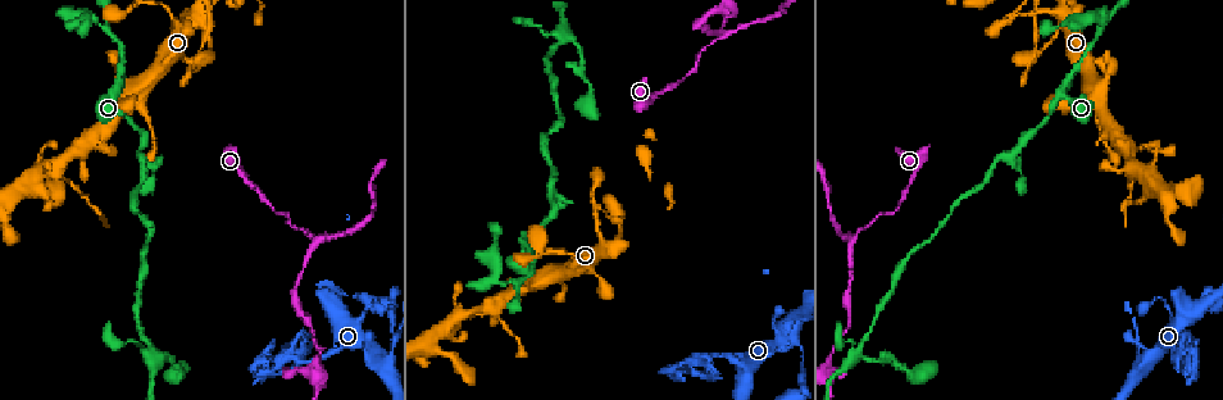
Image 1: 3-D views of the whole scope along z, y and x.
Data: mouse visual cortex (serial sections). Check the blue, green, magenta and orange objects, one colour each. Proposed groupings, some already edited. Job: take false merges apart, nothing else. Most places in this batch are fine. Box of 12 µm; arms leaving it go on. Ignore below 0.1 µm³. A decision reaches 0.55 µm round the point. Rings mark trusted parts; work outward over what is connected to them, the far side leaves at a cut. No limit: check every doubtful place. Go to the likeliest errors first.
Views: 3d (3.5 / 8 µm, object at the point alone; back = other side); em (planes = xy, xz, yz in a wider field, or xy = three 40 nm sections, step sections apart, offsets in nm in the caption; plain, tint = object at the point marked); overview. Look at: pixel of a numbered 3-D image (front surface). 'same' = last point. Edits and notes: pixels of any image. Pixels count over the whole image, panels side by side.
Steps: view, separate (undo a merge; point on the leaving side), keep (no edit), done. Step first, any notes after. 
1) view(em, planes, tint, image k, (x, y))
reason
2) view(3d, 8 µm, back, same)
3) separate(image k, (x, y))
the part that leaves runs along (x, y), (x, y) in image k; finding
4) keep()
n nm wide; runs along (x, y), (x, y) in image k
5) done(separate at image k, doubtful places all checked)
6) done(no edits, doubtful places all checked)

view(3d, 3.5 µm, image 1, (280, 358))
sharp bend

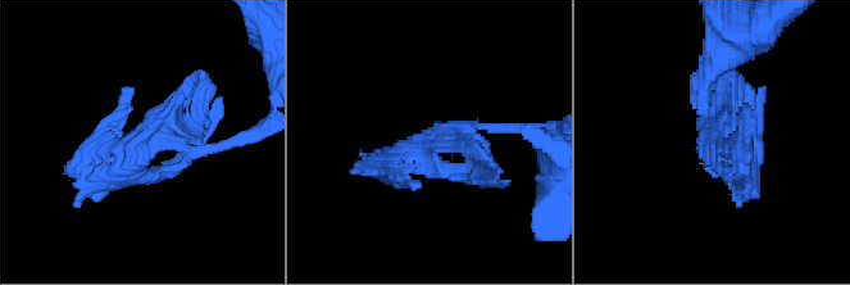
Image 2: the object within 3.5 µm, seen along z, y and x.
view(em, xy, step 1, tint, image 2, (434, 135))
shape alone is not enough

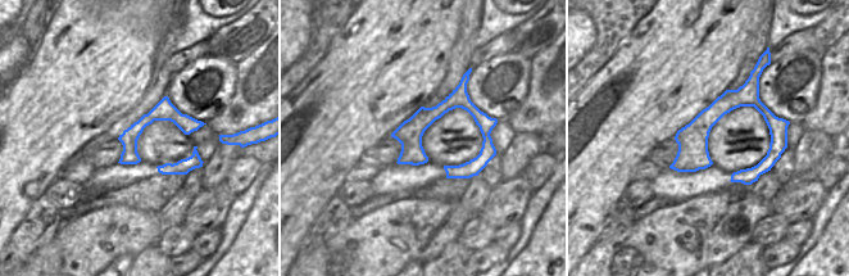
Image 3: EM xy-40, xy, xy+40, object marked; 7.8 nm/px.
view(em, xy, step 3, tint, same)
cut it another way

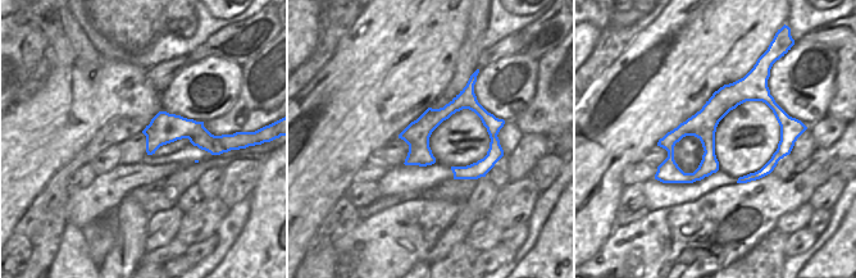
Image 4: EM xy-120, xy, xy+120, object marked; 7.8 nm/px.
keep()
runs along (510, 129), (448, 125), (392, 171) in image 2; all the same cell

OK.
view(3d, 3.5 µm, image 1, (723, 34))
three arms meet

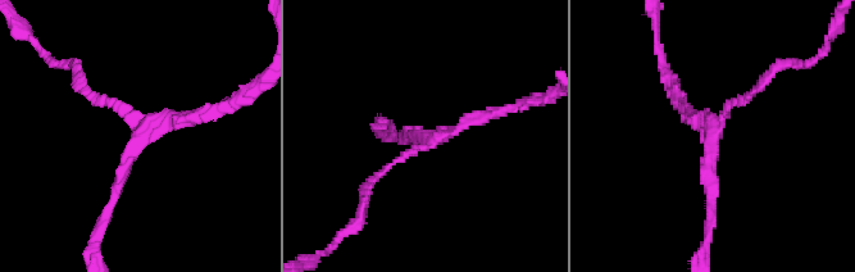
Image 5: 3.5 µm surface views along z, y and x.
view(em, xy, step 5, tint, image 5, (426, 144))
3 arms; arms of 100, 150, 200 nm; need the tissue

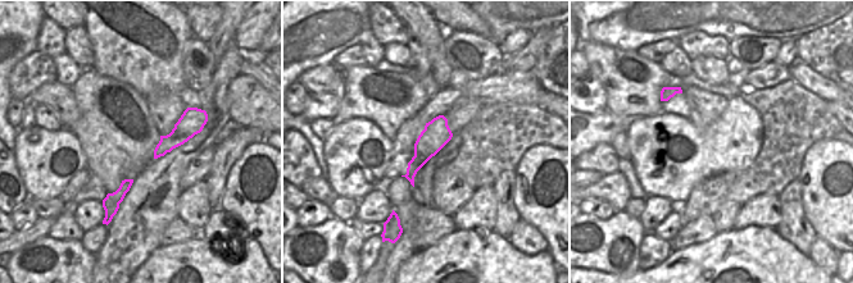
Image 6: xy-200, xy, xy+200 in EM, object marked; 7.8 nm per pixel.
view(em, xy, step 3, tint, same)
another direction

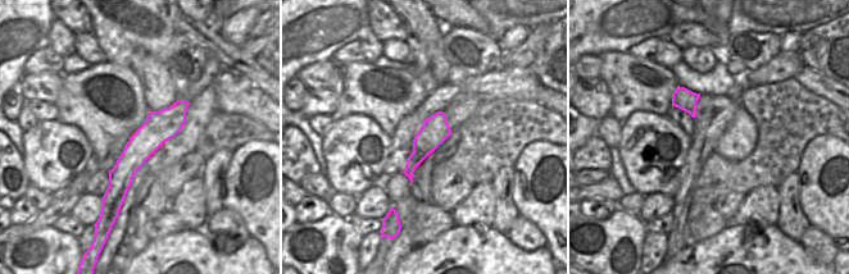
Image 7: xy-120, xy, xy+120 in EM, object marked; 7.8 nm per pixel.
keep()
runs along (758, 90), (731, 102), (712, 137), (712, 204) in image 5; one cell here

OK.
view(3d, 3.5 µm, image 1, (1099, 35))
side arm on a straight run

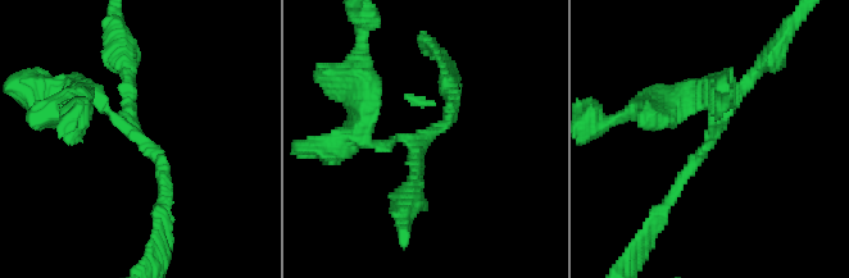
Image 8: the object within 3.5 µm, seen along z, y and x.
view(em, planes, tint, image 8, (711, 136))
3 arms; arms of 150, 150, 150 nm; need the tissue

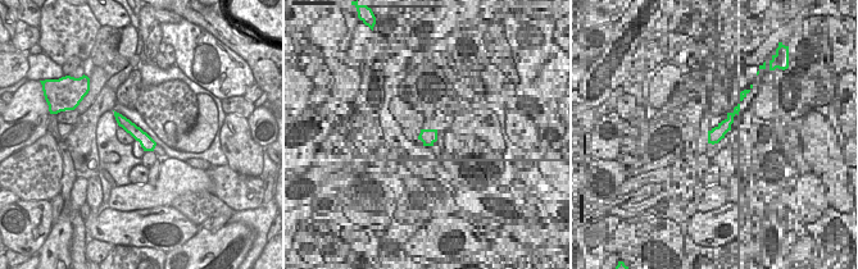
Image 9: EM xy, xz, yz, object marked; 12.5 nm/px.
keep()
runs along (118, 117), (150, 147) in image 9; one cell here

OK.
view(3d, 3.5 µm, image 1, (854, 354))
arms part here

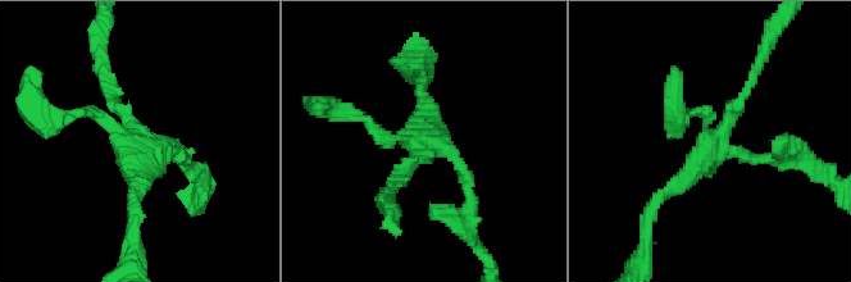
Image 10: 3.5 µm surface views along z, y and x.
view(em, xy, step 3, tint, image 10, (429, 148))
need the tissue

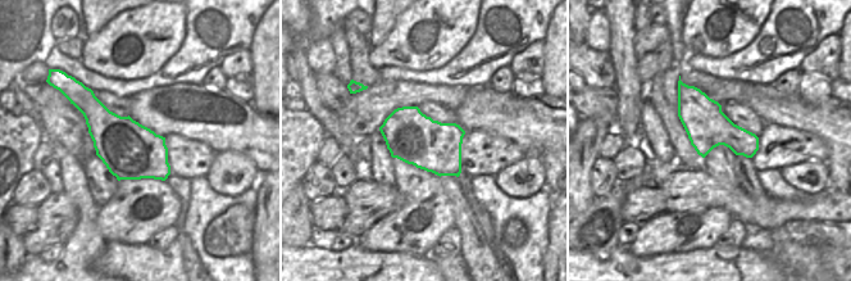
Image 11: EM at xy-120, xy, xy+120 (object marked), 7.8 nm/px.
view(em, xy, step 5, tint, same)

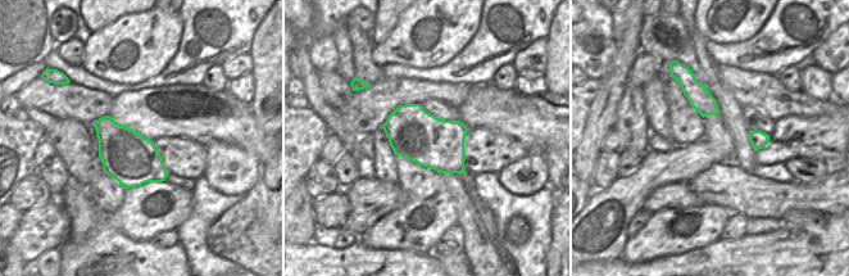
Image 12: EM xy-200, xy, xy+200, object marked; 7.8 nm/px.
keep()
runs along (107, 80), (133, 139), (185, 159) in image 10; all the same cell

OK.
done(no edits, doubtful places all checked)

